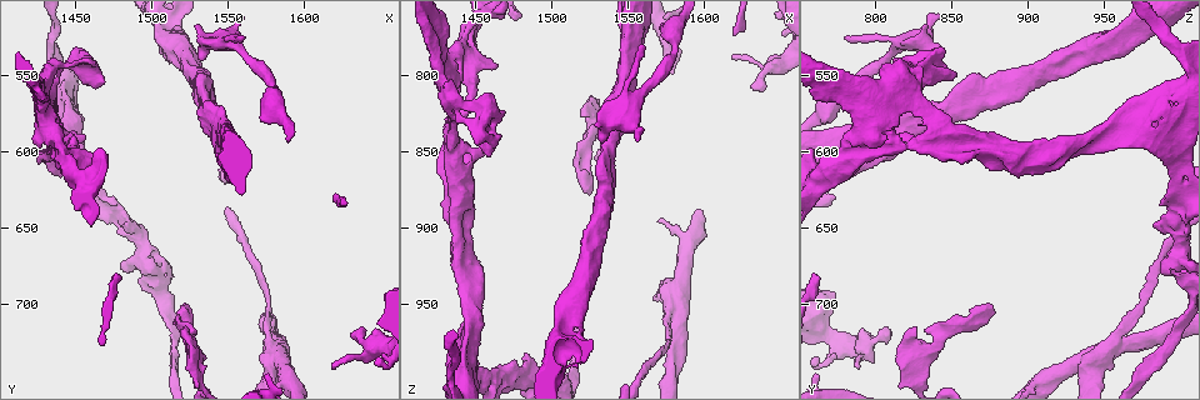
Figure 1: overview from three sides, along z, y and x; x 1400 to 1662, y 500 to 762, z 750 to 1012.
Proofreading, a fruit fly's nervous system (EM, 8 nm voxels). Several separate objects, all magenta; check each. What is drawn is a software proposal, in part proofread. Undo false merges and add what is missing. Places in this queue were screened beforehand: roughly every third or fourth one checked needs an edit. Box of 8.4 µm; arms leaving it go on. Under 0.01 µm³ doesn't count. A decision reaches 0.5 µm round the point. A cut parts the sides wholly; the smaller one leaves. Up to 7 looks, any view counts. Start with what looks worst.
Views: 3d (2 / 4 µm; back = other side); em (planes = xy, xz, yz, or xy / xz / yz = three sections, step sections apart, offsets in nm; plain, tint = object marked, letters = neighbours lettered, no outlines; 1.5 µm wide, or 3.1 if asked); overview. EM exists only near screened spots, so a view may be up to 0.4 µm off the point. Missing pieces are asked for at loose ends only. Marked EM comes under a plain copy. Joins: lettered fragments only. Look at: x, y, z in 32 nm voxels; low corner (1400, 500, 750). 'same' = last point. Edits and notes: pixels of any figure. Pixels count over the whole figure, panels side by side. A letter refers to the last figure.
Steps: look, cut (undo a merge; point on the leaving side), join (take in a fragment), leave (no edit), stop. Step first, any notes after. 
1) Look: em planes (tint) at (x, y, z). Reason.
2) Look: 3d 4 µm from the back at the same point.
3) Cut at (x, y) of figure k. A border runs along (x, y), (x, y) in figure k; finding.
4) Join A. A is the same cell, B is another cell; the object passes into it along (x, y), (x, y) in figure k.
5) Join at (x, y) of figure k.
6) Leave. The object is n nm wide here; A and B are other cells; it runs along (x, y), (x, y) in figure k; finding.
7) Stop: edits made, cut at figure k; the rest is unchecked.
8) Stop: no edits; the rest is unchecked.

Look: 3d 2 µm from the back at (1582, 734, 946). Four-way junction.

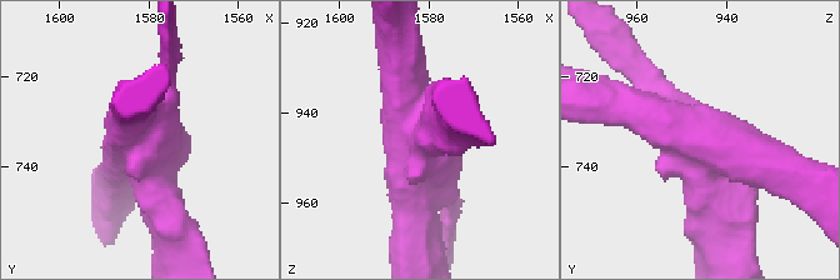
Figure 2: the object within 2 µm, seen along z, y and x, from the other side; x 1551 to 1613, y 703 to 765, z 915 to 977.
Look: em yz step 4 (tint) at (1581, 735, 946). 4 arms meet here.

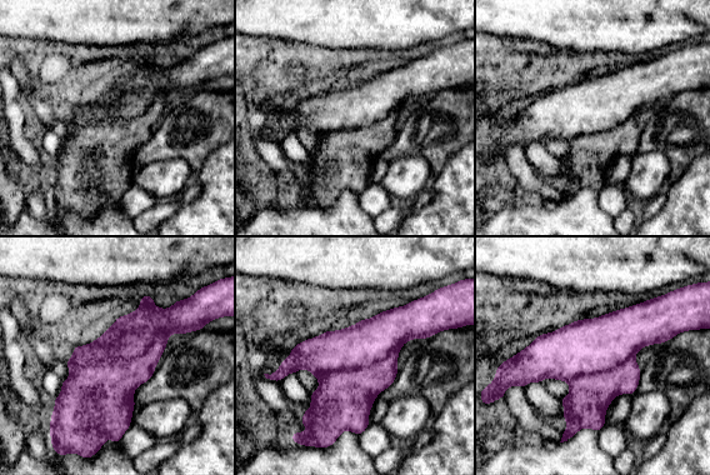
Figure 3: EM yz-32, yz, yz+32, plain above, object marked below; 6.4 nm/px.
Look: em planes (letters) at the same point. Cut it another way.

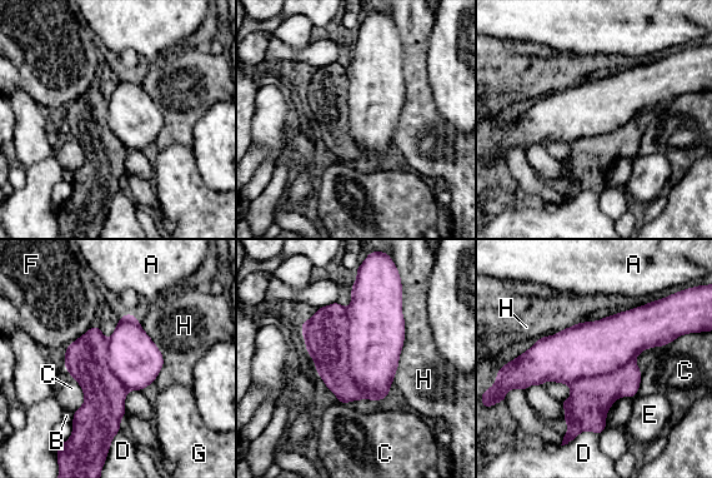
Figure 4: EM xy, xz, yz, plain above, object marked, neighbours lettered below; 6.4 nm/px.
Cut at (326, 333) of figure 4. The object is 400 nm wide here; A, B, C, D, E, F, G and H are other cells; a second cell is stuck on.

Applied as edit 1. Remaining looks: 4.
Look: em xy step 4 (letters) at (1528, 550, 866). Branch stops here.

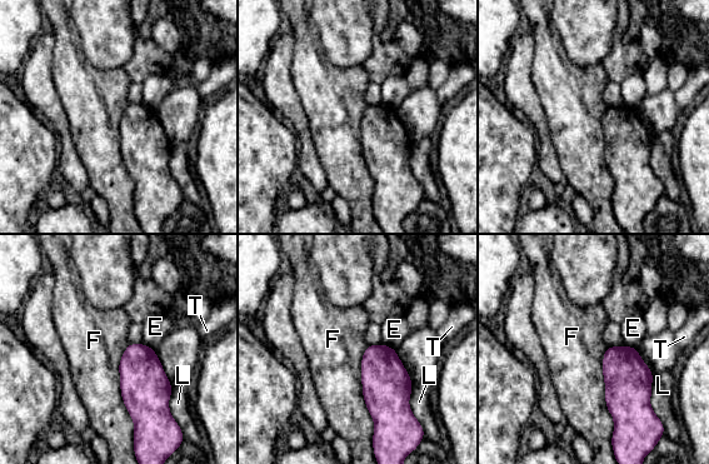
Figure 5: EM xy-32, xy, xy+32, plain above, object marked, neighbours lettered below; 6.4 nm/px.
Look: em planes (letters) at the same point. Cut it another way.

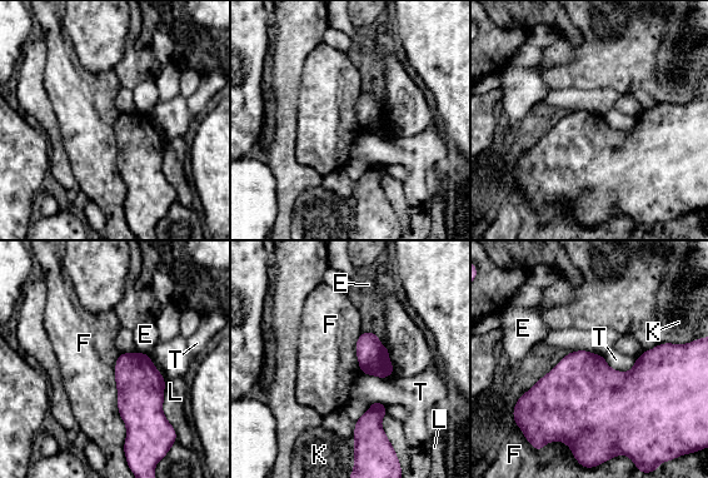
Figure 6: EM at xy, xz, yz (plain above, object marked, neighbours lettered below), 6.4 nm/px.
Leave. E, F, K, L and T are other cells; none of them fits.

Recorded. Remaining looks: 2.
Stop: edits made, cut at figure 4; the rest is unchecked.

